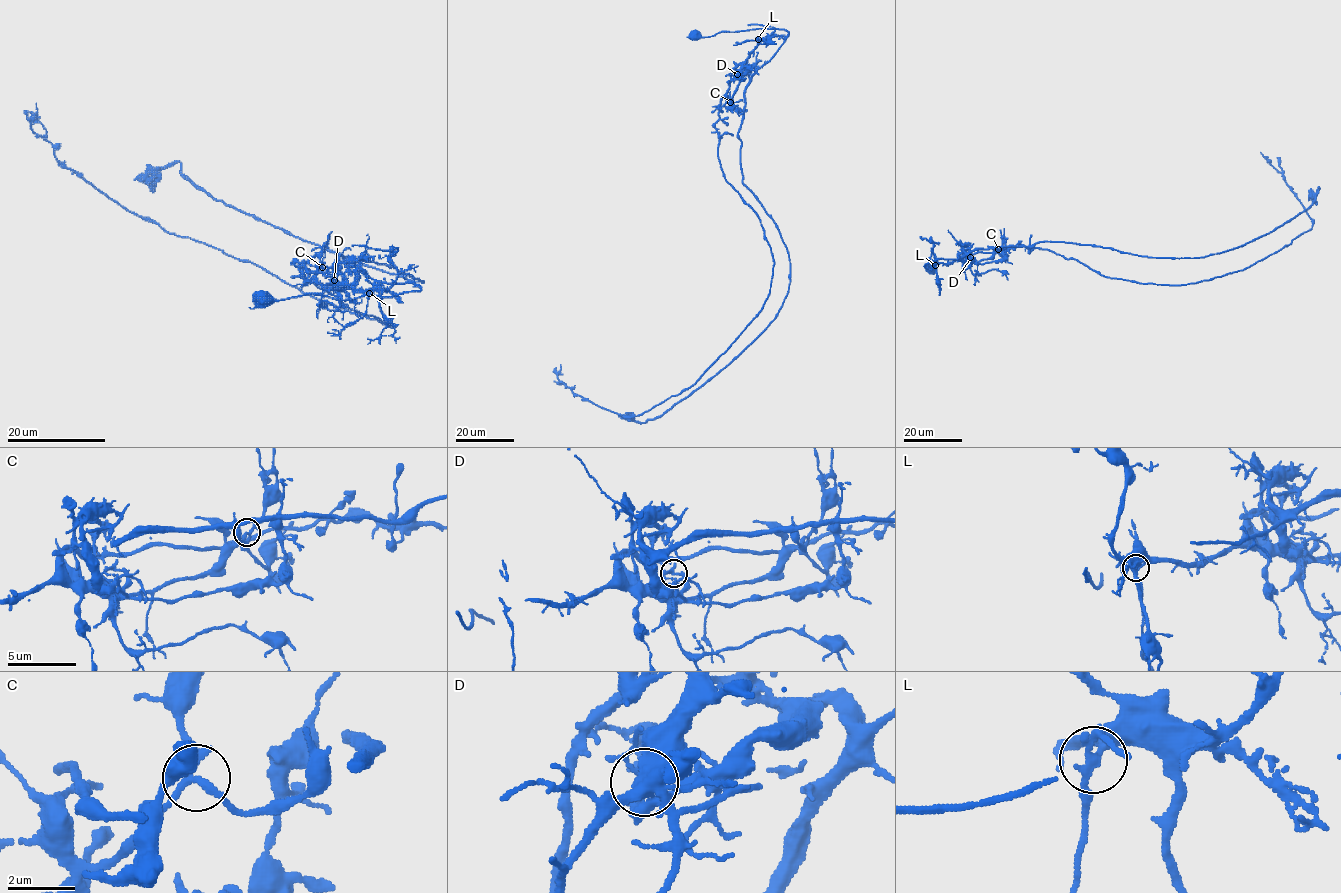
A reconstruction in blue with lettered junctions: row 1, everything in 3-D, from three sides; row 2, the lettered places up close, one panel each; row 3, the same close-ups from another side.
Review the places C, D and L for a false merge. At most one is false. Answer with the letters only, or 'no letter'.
D

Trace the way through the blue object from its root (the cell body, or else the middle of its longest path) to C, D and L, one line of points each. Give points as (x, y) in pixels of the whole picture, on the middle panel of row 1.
C: (695, 35), (708, 37), (759, 28), (788, 32), (768, 61), (732, 80), (726, 93), (730, 102)
D: (695, 35), (708, 37), (759, 28), (788, 32), (768, 61), (756, 69), (742, 66), (737, 74)
L: (695, 35), (708, 37), (759, 28), (788, 32), (765, 64), (756, 69), (742, 67), (758, 39)

